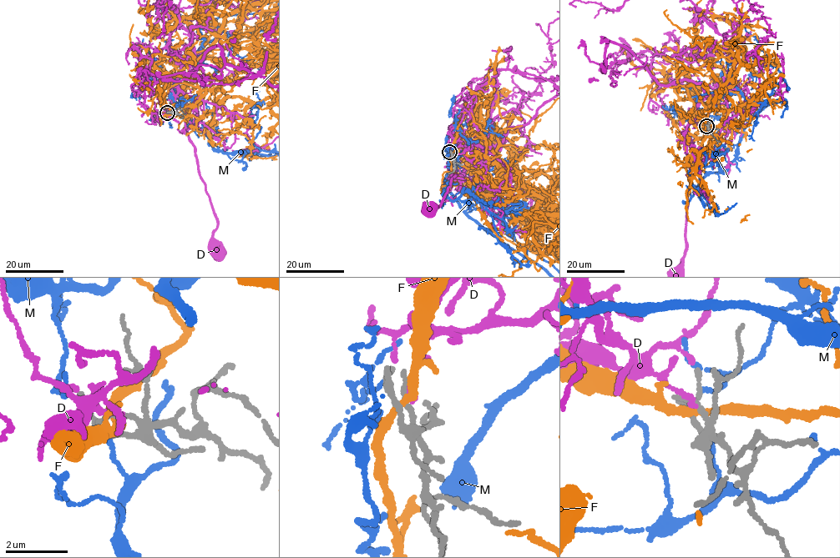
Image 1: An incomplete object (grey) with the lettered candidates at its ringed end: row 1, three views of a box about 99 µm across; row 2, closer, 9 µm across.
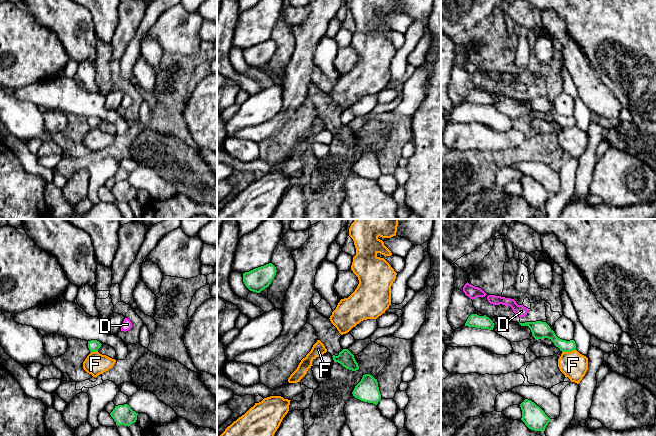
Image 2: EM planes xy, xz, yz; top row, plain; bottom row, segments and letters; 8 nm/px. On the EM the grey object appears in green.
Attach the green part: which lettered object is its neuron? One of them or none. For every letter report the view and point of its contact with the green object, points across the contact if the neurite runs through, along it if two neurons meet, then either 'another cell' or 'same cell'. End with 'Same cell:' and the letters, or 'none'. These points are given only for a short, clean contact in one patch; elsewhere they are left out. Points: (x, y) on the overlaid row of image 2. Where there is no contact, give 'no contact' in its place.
D: no contact | another cell
F: yz (568, 351) | another cell
M: no contact | another cell
Same cell: none

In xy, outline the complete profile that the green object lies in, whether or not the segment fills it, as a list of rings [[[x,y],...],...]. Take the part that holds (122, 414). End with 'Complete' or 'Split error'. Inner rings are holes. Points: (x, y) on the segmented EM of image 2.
[[[128,404],[115,406],[113,411],[110,413],[111,417],[116,422],[116,425],[130,426],[137,420],[137,415]]]. Complete

